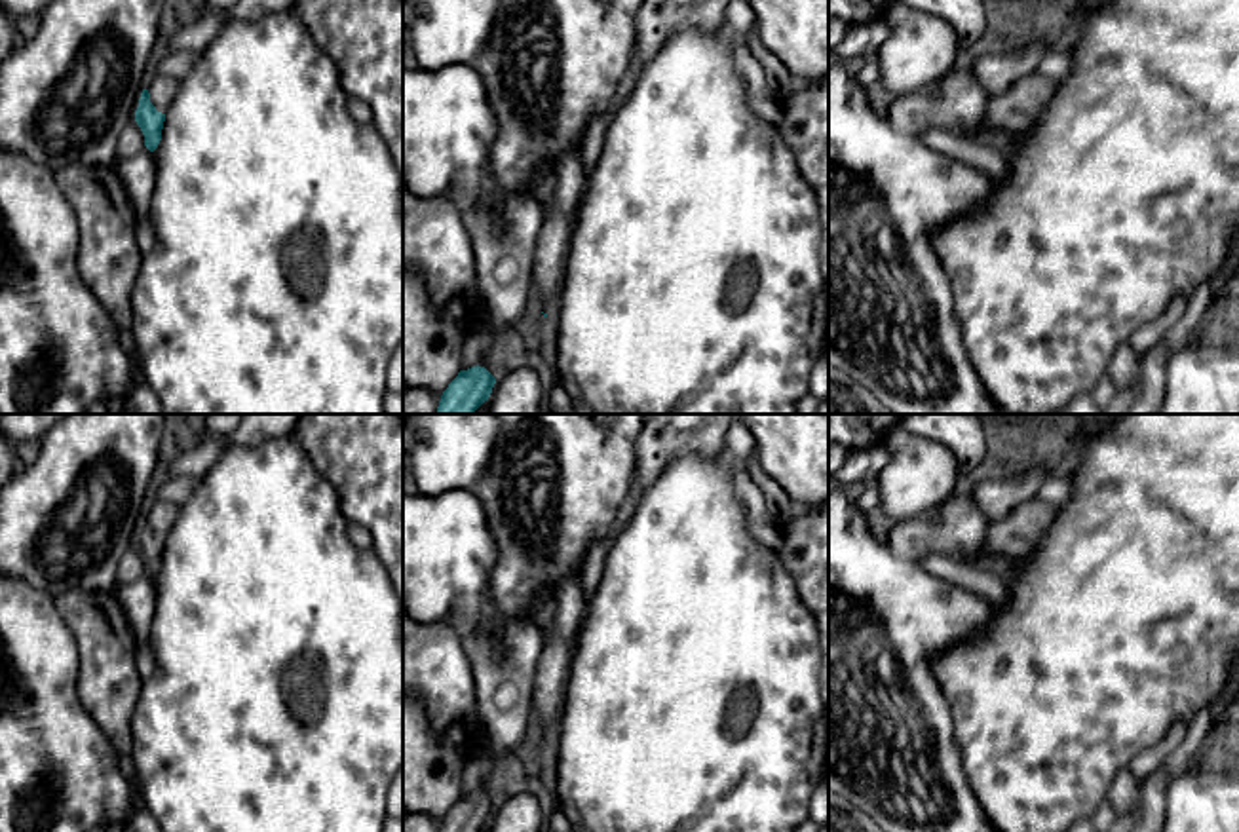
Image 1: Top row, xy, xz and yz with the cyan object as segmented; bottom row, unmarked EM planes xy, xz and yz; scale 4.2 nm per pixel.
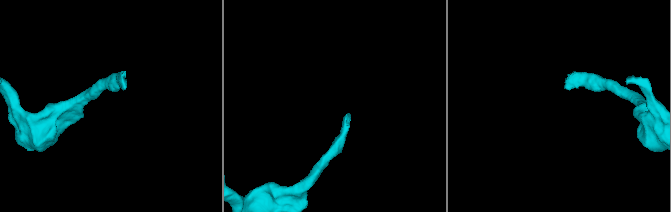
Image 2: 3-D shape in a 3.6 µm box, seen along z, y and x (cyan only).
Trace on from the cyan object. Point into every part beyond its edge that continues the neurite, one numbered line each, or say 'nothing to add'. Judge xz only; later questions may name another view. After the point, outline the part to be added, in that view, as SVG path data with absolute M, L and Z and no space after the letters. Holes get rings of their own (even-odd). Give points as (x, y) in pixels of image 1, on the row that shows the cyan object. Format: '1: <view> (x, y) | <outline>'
nothing to add

